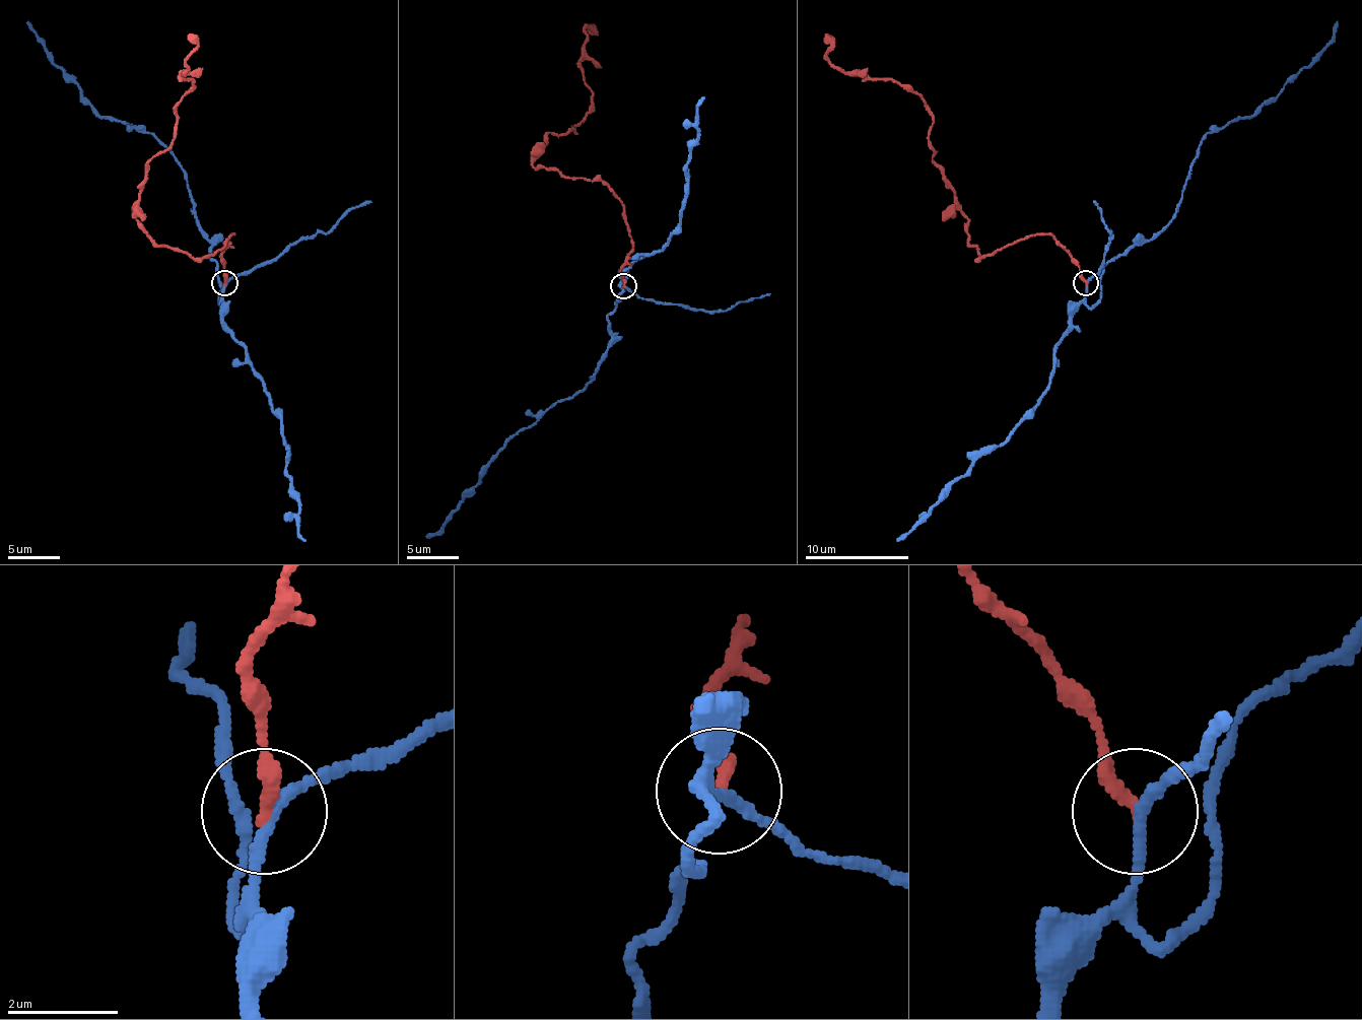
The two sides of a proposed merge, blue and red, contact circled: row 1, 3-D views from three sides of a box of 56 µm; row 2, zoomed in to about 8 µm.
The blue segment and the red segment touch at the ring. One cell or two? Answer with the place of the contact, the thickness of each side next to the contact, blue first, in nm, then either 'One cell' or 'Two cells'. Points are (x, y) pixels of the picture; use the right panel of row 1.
Place: (1086, 282). Thickness 200 nm (blue) against 280 nm. Two cells

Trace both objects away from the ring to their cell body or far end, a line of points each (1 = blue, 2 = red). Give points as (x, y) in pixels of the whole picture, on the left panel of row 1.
1: (226, 283), (223, 307), (185, 168), (151, 132), (101, 117), (28, 20)
2: (223, 283), (234, 233), (193, 260), (135, 215), (193, 82), (182, 75), (190, 34)

